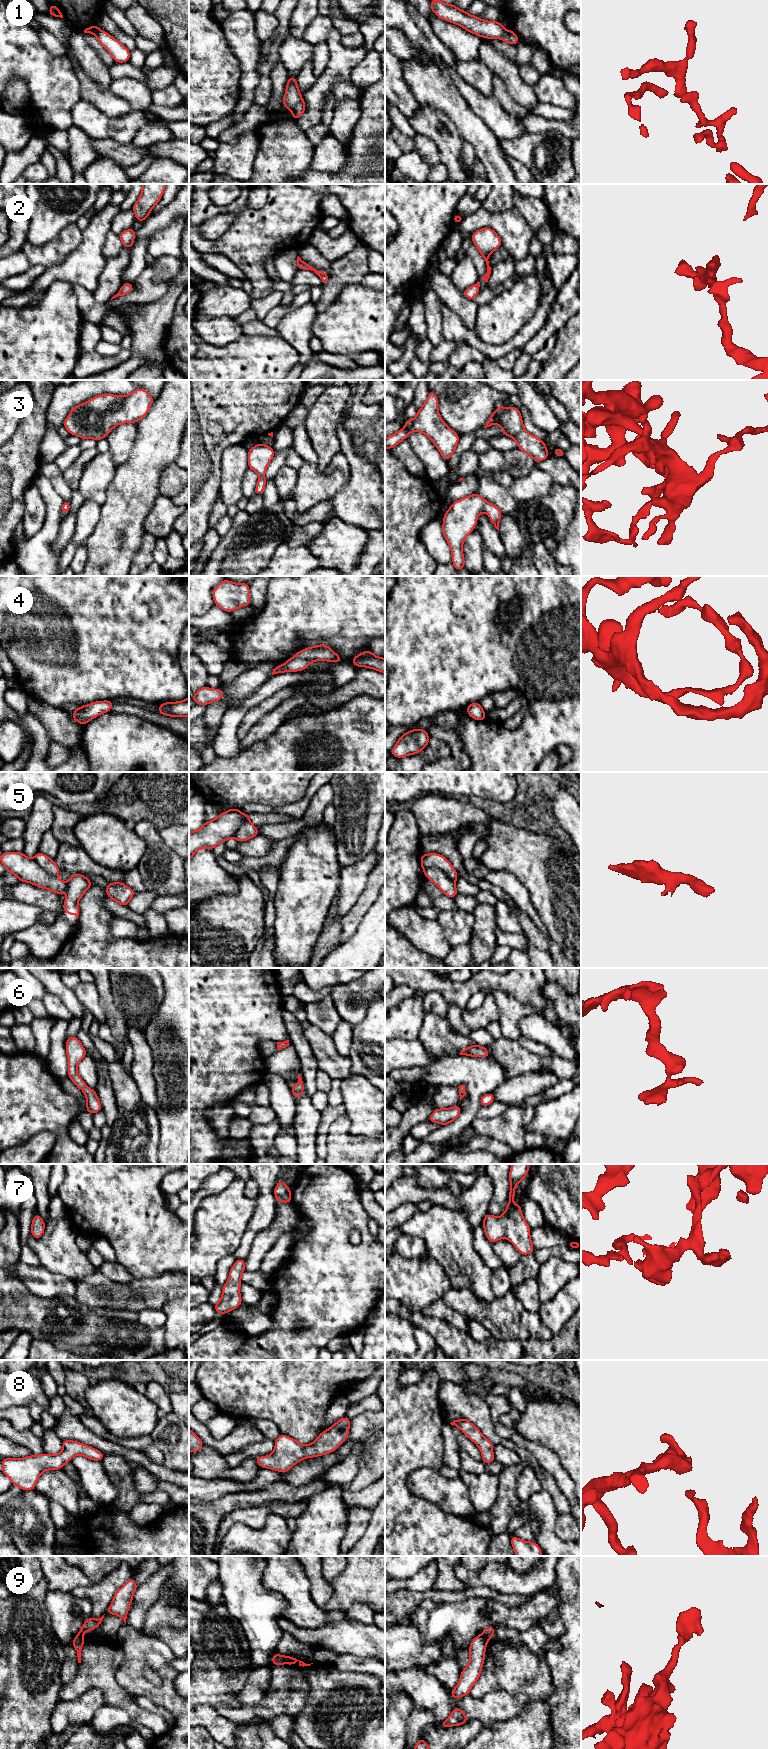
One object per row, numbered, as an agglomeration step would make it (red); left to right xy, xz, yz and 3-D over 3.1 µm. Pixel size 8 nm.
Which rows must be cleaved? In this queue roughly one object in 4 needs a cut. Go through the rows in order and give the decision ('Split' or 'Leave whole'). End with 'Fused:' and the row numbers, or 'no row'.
1: Split
2: Leave whole
3: Leave whole
4: Leave whole
5: Split
6: Leave whole
7: Leave whole
8: Leave whole
9: Split
Fused: 1, 5, 9

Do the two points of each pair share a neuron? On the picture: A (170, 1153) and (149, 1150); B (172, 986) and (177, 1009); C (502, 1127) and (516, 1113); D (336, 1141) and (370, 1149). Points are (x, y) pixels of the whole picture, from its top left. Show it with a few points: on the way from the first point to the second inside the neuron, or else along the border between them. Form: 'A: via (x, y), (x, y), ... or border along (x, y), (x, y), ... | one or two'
A: border along (160, 1128), (157, 1153) | two
B: via (177, 992), (177, 1003) | one
C: via (505, 1124), (513, 1116) | one
D: via (344, 1149), (362, 1149) | one

